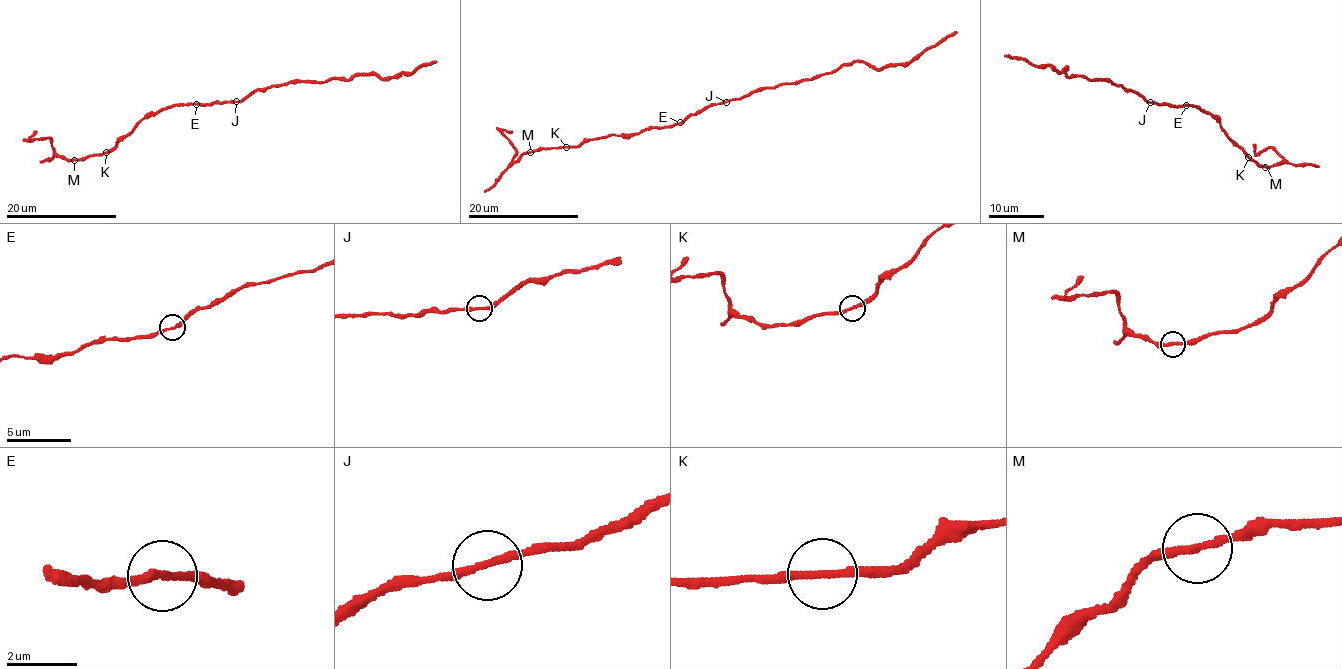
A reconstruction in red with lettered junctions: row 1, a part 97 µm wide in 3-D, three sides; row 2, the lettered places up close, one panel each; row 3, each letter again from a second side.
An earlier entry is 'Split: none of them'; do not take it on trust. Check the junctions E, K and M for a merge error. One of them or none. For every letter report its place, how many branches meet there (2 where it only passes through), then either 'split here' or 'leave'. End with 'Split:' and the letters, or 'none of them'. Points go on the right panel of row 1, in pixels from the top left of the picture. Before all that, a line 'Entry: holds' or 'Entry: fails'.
Entry: holds
E: place (1186, 105); branches 2; leave
K: place (1248, 157); branches 2; leave
M: place (1265, 167); branches 2; leave
Split: none of them

